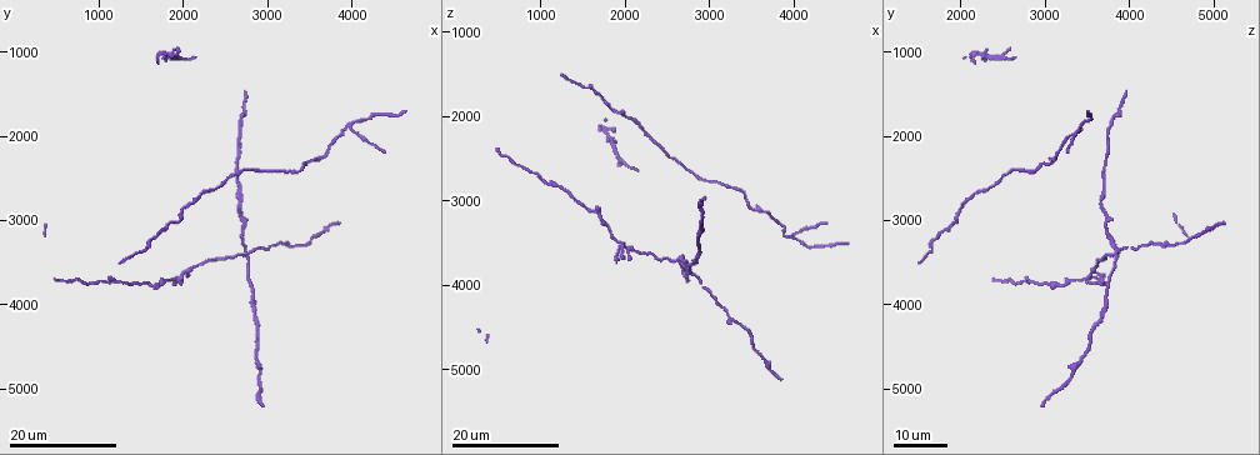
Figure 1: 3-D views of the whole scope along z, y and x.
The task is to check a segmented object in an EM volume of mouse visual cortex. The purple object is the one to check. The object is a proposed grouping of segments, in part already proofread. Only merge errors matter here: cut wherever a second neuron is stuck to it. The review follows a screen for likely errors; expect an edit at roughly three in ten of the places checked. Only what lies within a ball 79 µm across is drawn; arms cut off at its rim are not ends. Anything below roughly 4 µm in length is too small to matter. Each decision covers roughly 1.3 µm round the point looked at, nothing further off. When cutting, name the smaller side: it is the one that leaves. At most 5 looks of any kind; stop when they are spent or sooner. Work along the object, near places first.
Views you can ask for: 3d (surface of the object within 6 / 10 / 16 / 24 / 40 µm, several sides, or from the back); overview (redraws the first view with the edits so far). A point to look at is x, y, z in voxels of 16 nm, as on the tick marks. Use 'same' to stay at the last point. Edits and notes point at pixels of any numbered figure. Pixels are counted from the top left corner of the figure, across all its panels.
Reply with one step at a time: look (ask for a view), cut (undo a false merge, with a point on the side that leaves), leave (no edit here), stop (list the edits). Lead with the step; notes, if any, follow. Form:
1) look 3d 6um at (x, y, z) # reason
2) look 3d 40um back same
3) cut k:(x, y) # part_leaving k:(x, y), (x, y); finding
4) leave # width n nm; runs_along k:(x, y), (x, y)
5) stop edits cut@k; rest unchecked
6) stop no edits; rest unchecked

look 3d 24um at (2750, 3400, 3850) # four-way junction

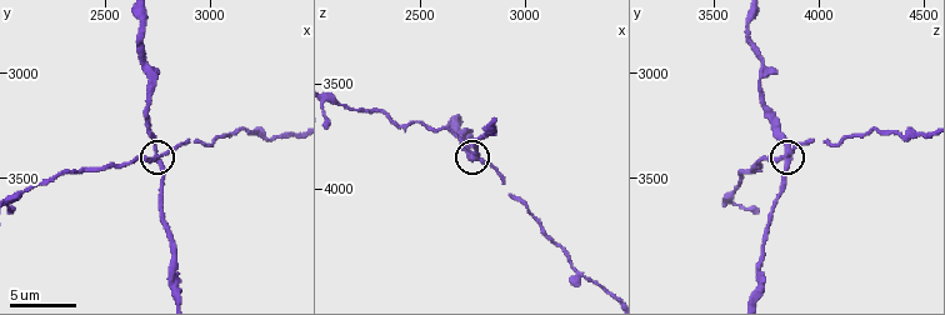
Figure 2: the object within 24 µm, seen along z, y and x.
look 3d 6um at (2750, 3400, 3820) # closer look

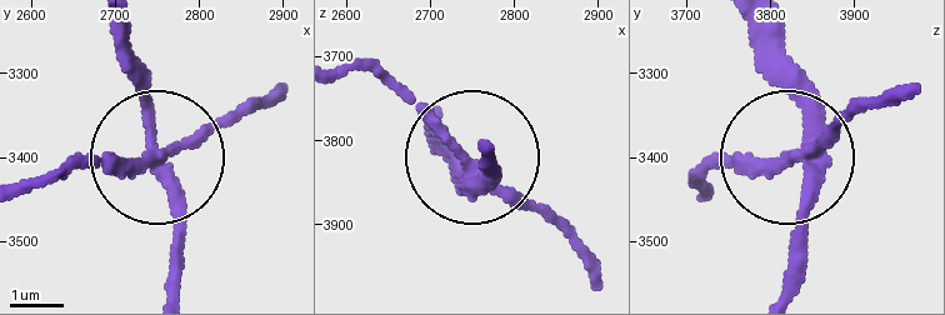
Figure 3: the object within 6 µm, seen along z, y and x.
cut 3:(136, 78) # part_leaving 3:(154, 160), (180, 236), (180, 290); two neurons meet here

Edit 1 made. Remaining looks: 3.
look overview

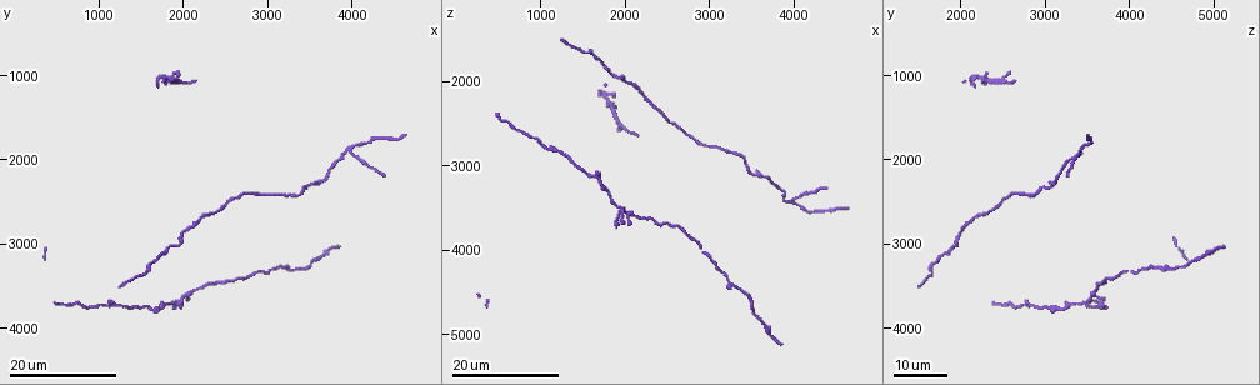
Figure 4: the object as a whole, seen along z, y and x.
look 3d 16um at (3950, 1900, 3450) # thin arm on a thick one

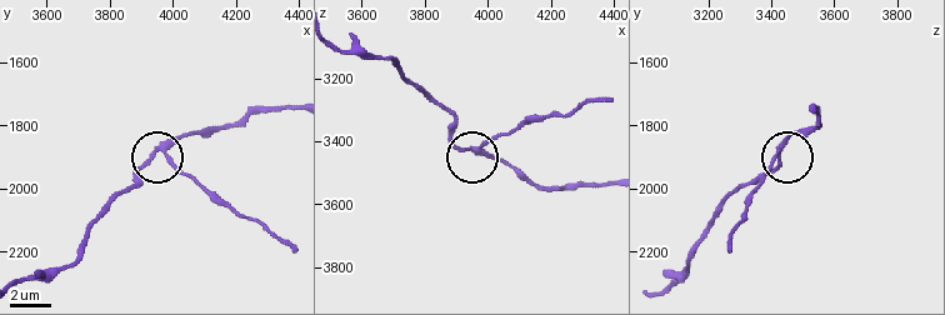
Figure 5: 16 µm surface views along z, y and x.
look 3d 10um at (3970, 1890, 3420)

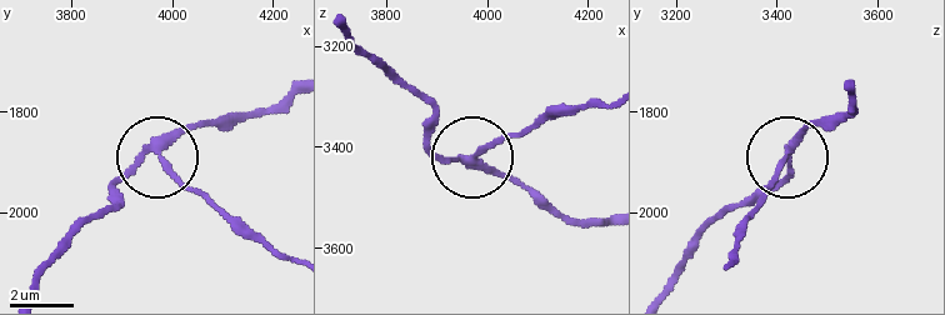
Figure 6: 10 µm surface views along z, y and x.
cut 6:(191, 189) # side_arm 9 um; arms 3; two neurons meet here

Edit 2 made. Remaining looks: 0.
stop edits cut@3, cut@6; rest unchecked

